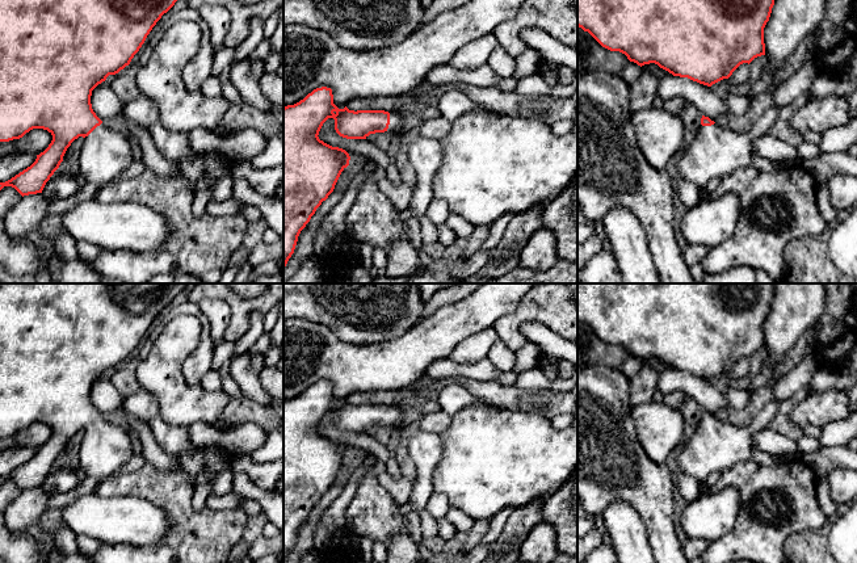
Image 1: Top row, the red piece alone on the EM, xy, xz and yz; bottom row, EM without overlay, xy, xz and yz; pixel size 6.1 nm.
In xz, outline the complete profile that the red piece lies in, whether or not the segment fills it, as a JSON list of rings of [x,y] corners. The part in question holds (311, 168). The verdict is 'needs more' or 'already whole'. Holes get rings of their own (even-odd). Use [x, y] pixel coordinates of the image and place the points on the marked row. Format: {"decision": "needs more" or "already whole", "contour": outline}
{"decision": "needs more", "contour": [[[327,87],[316,88],[299,102],[283,108],[283,268],[294,253],[301,231],[349,165],[350,156],[345,150],[332,147],[318,136],[328,118],[335,119],[336,133],[346,139],[366,139],[375,133],[388,134],[391,140],[402,139],[416,123],[416,118],[400,112],[339,109],[333,104],[332,89]]]}

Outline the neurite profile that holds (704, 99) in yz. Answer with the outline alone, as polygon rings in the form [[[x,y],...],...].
[[[664,76],[659,80],[658,97],[667,101],[673,97],[688,100],[701,115],[717,122],[726,112],[727,102],[707,85],[693,81],[688,77]]]

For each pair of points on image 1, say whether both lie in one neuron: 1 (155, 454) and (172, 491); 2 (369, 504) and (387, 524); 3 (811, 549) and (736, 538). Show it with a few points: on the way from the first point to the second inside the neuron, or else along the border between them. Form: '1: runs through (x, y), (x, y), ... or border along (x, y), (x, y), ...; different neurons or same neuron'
1: border along (147, 461), (162, 470), (183, 470); different neurons
2: runs through (373, 509), (382, 519); same neuron
3: border along (813, 530), (795, 532), (782, 549); different neurons

